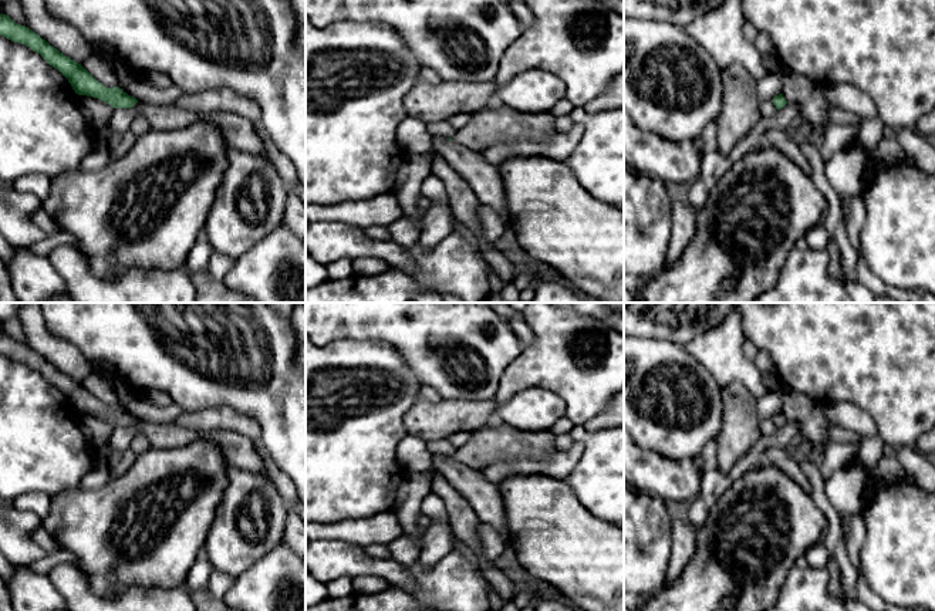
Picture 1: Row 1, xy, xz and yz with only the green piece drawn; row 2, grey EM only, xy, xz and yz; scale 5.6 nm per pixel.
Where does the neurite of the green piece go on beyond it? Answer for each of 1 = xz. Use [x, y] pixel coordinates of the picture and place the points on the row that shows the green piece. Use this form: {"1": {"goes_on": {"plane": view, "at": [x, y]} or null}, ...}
{"1": {"goes_on": null}}

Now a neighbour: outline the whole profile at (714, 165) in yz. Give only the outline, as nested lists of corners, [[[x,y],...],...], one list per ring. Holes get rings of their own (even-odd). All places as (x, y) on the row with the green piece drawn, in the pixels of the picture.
[[[787,102],[772,118],[762,117],[728,156],[723,156],[718,149],[708,152],[702,159],[699,178],[688,186],[689,206],[695,215],[702,209],[718,180],[736,161],[766,144],[764,135],[769,129],[790,132],[791,122],[797,117],[801,117],[800,105]]]

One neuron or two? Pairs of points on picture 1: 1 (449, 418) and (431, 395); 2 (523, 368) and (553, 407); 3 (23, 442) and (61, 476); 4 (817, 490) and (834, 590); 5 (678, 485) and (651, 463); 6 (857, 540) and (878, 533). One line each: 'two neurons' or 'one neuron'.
1: two neurons
2: two neurons
3: one neuron
4: one neuron
5: one neuron
6: two neurons

